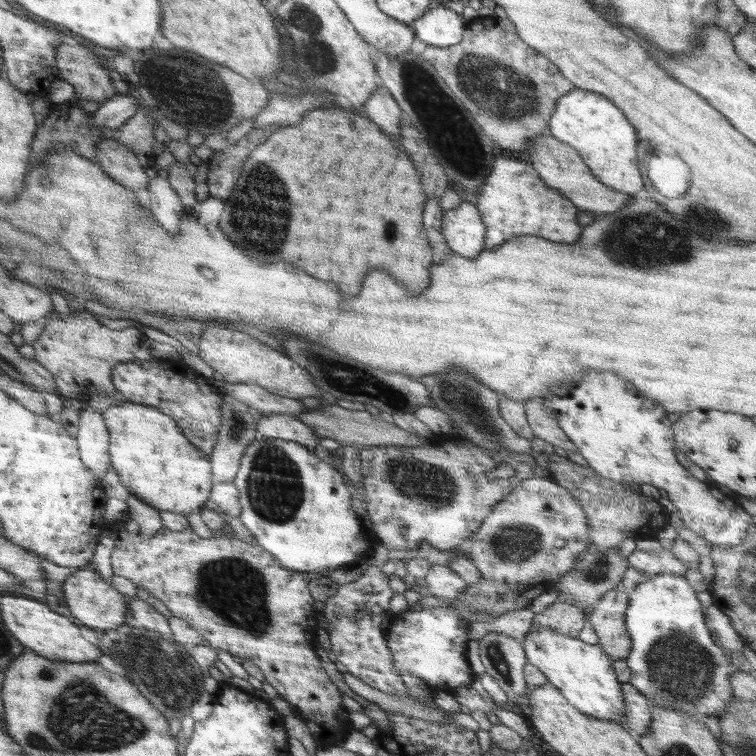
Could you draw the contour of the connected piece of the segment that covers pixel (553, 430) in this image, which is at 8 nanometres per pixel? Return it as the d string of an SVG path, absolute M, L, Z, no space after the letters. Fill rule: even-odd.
M528 399L524 401L524 408L527 422L535 437L569 452L577 452L577 446L560 429L556 415L548 409L548 406L542 404L542 399Z

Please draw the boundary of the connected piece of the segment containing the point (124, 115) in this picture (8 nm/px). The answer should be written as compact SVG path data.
M116 94L107 101L101 102L99 109L92 113L92 120L94 126L120 128L136 114L138 109L138 101L132 95Z

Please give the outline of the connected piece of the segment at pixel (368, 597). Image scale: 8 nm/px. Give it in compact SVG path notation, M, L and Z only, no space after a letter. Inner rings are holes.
M369 566L357 580L354 578L350 583L339 585L339 589L335 594L325 601L323 612L330 624L328 634L330 642L332 643L331 650L336 655L337 661L346 666L347 672L357 676L362 682L382 692L395 694L400 698L406 698L410 697L408 695L408 689L406 685L404 685L401 675L398 674L393 665L393 658L387 648L387 640L381 629L382 620L384 620L386 616L391 615L390 600L392 596L396 594L390 589L388 576L382 572L381 567L382 566Z

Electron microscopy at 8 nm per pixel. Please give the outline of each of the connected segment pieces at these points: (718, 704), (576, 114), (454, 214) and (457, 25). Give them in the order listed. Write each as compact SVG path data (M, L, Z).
M671 572L652 575L651 579L637 585L629 594L630 602L625 612L625 629L632 641L632 650L625 657L625 663L631 674L627 683L639 690L653 706L673 708L705 723L706 716L721 717L735 698L729 677L739 667L716 642L696 594L684 575Z
M581 88L564 94L558 99L558 108L549 120L547 133L575 148L602 184L628 194L644 190L636 158L636 130L622 110L608 102L605 96Z
M468 199L443 213L440 232L449 249L463 257L474 258L485 249L485 230L476 205Z
M444 5L428 9L422 18L410 25L415 38L426 45L438 47L452 46L460 42L466 28L469 28L469 22L462 15Z

